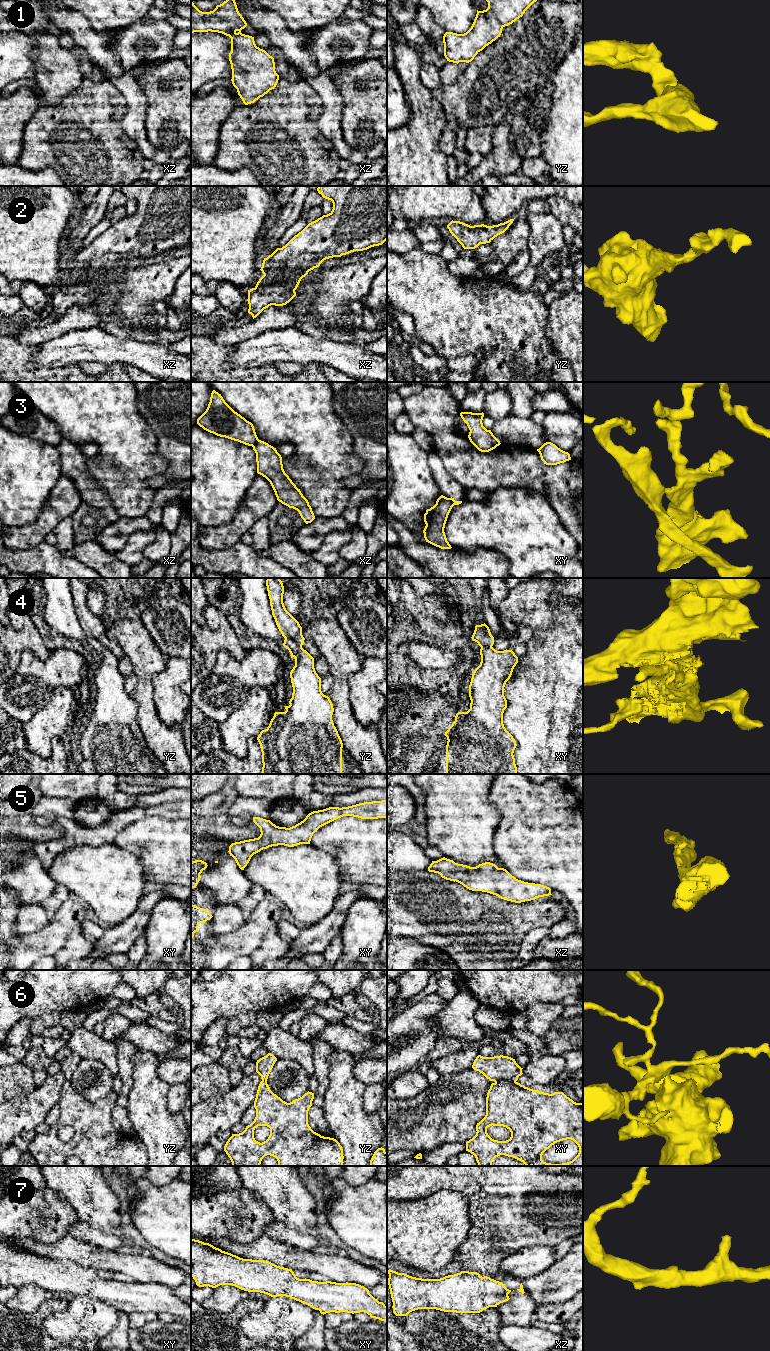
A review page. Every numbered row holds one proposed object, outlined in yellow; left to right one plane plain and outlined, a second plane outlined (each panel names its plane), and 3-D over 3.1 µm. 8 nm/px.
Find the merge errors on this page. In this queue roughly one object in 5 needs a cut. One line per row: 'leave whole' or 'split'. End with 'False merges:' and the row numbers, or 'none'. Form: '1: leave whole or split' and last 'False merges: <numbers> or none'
1: leave whole
2: leave whole
3: split
4: split
5: leave whole
6: split
7: leave whole
False merges: 3, 4, 6

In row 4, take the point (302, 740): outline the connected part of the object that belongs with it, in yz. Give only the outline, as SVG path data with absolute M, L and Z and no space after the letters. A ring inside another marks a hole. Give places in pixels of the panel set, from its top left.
M285 639L283 646L289 650L291 658L295 658L295 666L290 672L293 693L290 705L285 706L286 711L275 712L269 726L257 737L262 752L261 774L342 774L343 743L332 720L333 704L321 691L321 678L315 671L314 658L291 639Z

